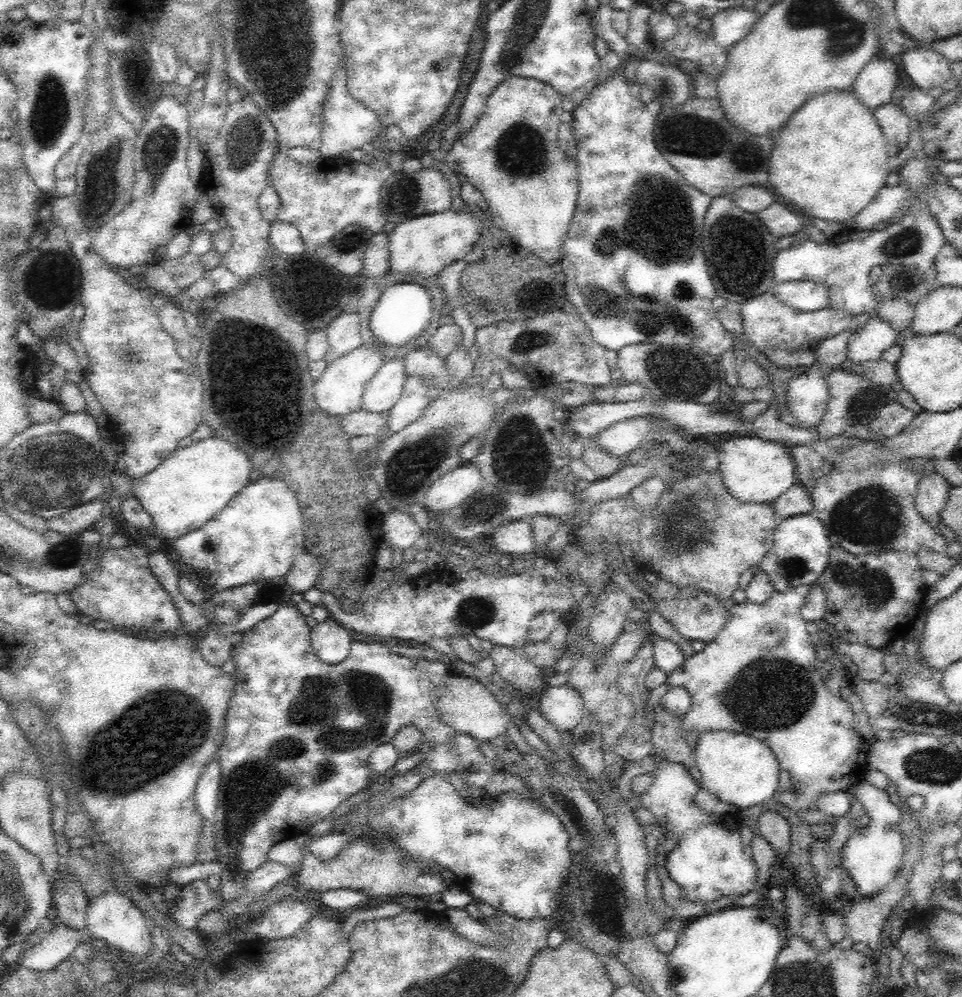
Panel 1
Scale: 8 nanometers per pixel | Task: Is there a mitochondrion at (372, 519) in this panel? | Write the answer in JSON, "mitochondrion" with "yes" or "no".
{"mitochondrion":"no"}

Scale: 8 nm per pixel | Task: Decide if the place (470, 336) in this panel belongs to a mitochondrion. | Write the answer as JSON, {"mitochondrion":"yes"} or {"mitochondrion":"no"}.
{"mitochondrion":"no"}

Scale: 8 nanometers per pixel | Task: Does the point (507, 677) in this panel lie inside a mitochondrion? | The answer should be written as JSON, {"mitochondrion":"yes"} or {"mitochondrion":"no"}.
{"mitochondrion":"no"}

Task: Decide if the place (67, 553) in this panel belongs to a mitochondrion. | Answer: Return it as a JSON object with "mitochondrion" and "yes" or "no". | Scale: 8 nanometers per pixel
{"mitochondrion":"yes"}

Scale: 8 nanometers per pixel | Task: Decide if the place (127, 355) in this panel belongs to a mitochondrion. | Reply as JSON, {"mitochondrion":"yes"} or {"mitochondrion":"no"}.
{"mitochondrion":"yes"}

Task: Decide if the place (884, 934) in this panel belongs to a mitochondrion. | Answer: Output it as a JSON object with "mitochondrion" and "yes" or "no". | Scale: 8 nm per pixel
{"mitochondrion":"no"}

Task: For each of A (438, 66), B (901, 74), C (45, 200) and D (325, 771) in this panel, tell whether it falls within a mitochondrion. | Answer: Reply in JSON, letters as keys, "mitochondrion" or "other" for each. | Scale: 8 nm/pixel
{"A":"mitochondrion","B":"other","C":"other","D":"other"}

